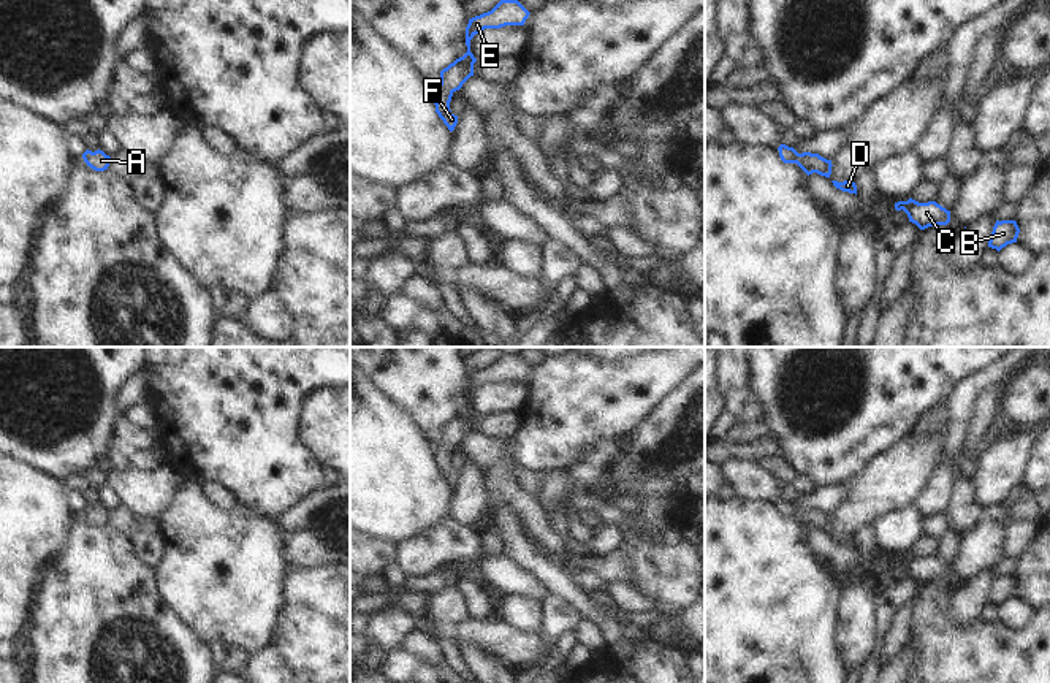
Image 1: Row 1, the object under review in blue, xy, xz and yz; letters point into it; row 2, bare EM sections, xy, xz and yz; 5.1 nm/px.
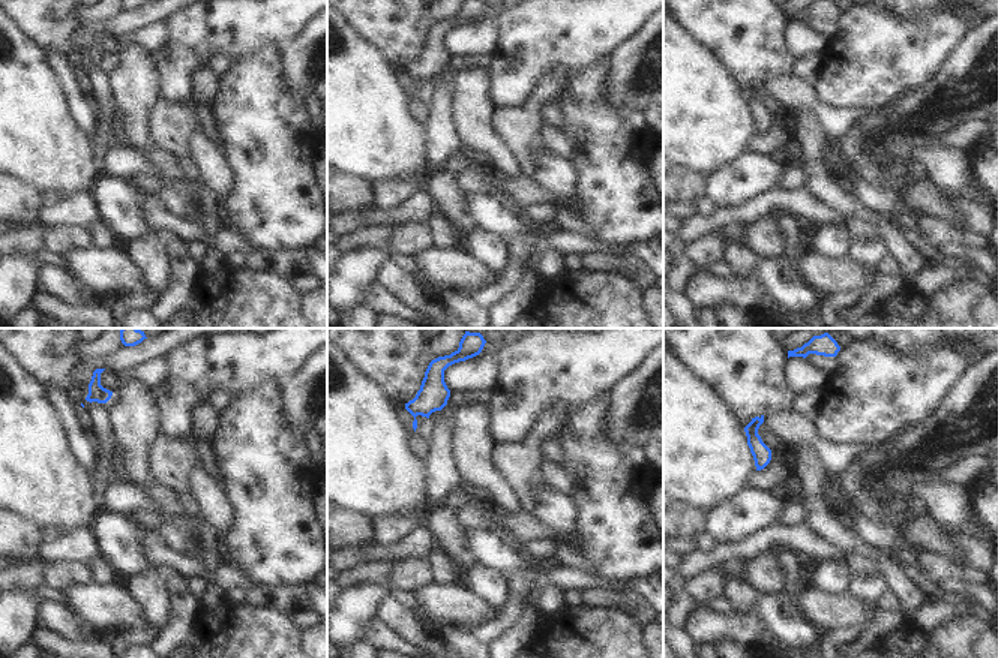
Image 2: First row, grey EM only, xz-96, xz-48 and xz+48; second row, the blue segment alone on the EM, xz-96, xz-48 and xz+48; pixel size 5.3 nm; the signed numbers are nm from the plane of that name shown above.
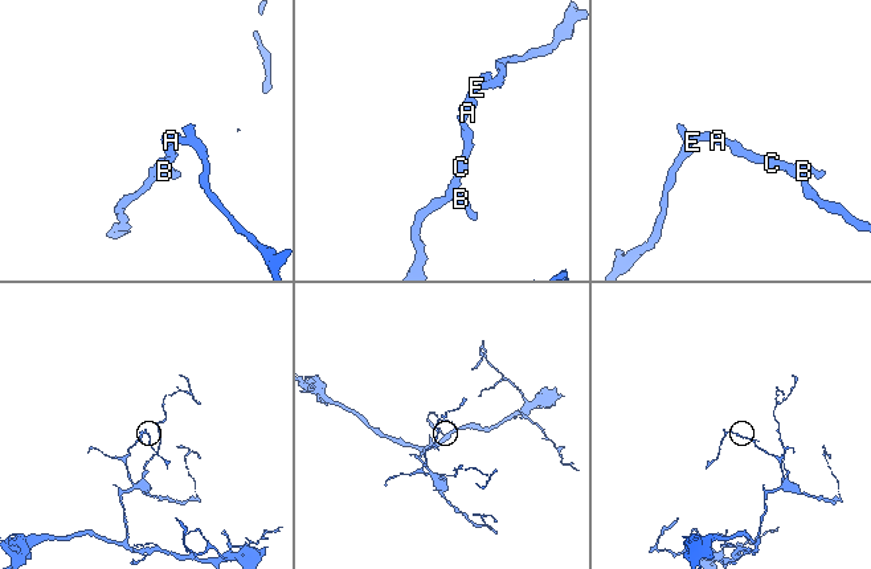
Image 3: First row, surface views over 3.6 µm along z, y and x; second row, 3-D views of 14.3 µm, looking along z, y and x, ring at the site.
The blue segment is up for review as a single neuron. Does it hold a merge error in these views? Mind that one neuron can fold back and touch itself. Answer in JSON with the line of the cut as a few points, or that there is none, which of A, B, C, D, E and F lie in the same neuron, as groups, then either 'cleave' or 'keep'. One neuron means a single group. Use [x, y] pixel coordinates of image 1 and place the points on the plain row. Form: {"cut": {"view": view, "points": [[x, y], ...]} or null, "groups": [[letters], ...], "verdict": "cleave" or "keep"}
{"cut": null, "groups": [["A", "B", "C", "D", "E", "F"]], "verdict": "keep"}

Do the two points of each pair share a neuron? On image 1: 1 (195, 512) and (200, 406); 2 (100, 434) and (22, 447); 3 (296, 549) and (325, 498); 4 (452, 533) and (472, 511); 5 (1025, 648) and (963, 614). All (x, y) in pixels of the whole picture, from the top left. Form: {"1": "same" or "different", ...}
{"1": "different", "2": "same", "3": "same", "4": "different", "5": "different"}

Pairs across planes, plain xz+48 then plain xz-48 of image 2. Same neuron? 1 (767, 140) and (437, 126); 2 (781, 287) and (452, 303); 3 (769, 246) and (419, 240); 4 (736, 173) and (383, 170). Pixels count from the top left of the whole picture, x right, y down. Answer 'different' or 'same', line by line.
1: same
2: same
3: same
4: different

